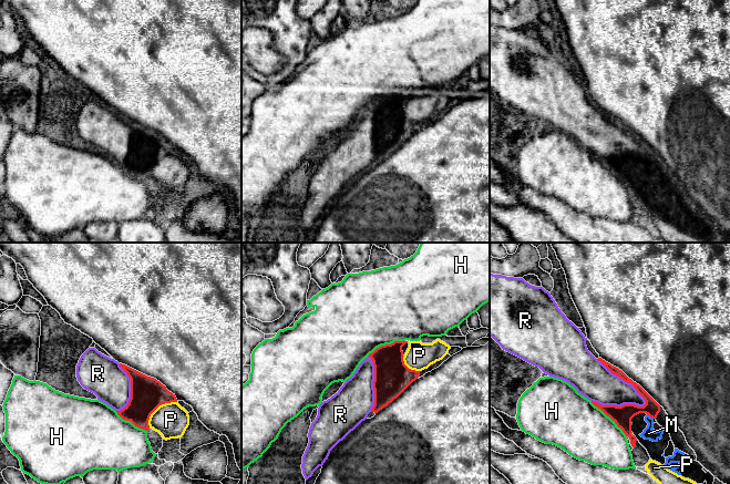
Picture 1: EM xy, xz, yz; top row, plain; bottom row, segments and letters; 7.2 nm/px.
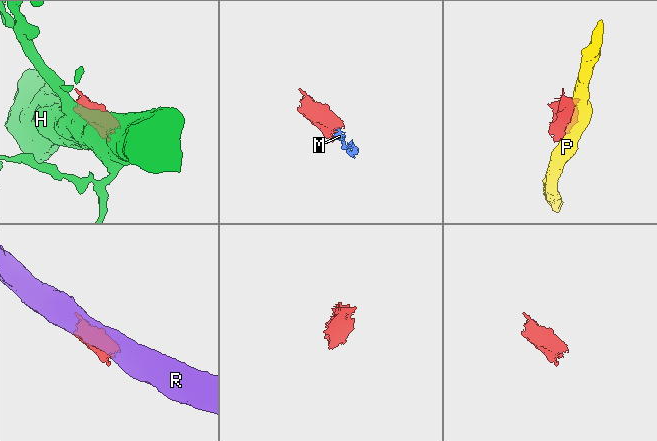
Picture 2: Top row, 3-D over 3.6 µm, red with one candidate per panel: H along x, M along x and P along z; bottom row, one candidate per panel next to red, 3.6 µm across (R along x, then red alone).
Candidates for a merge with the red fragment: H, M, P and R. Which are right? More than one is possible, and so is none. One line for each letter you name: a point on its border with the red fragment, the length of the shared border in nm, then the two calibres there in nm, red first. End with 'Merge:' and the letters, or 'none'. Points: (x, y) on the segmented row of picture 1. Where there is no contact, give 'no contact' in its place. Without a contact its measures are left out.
M: contact yz (650, 416); length 60 nm; calibres 140 and 80 nm
Merge: M

